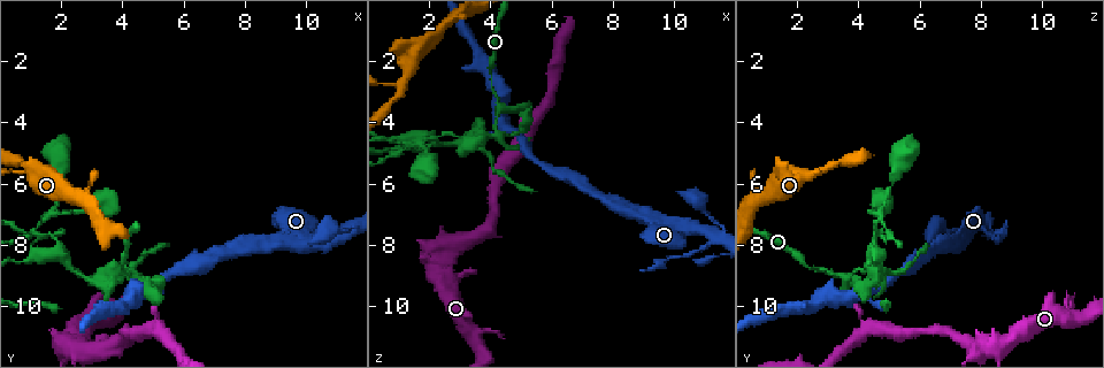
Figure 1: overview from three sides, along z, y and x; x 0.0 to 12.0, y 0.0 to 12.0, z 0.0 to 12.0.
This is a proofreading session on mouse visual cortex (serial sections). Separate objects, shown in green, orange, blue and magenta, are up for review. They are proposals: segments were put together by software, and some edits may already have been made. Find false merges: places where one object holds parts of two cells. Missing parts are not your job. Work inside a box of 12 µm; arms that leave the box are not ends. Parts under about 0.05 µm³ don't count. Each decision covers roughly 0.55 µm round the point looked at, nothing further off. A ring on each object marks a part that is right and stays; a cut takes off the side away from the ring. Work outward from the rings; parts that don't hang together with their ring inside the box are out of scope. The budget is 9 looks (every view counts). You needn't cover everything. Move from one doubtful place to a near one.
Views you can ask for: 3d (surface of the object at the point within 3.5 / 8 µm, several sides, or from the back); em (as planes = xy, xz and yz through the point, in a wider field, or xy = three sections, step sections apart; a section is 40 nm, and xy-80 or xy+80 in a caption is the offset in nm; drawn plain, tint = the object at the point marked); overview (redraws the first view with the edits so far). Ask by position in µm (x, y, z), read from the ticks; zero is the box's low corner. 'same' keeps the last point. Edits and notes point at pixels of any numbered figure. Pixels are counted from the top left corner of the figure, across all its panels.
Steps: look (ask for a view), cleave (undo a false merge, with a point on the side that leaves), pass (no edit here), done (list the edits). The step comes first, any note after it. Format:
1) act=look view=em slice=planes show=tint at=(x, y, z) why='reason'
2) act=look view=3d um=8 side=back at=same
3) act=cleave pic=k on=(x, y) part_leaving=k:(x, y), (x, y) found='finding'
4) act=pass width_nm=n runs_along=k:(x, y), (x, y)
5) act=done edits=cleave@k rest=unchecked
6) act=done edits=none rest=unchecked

act=look view=3d um=3.5 at=(2.1, 11.1, 8.0) why='sharp bend'

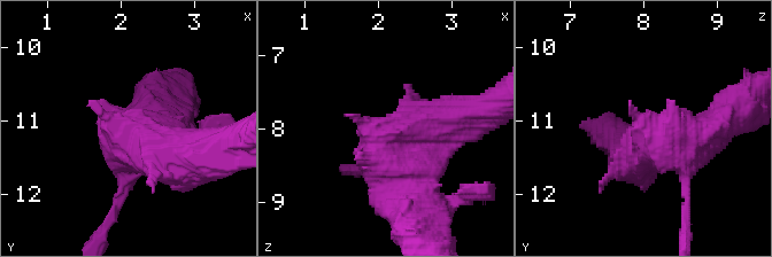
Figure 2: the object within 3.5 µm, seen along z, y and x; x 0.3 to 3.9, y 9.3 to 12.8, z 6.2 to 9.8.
act=look view=em slice=xy step=3 show=tint at=(2.05, 11.15, 8.10)

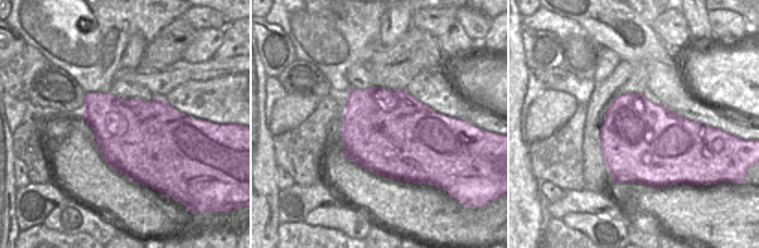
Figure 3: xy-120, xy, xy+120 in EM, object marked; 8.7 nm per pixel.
act=pass found='all the same cell'

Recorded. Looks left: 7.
act=look view=3d um=8 at=(3.6, 8.8, 4.4) why='four arms meet'

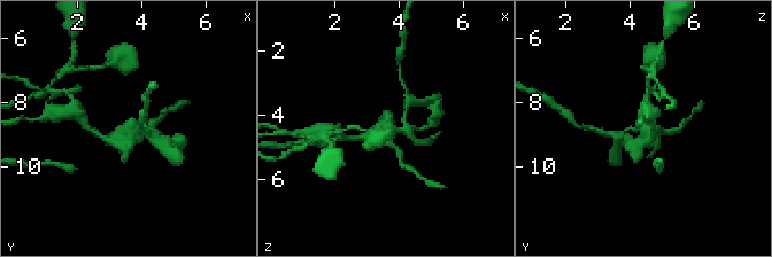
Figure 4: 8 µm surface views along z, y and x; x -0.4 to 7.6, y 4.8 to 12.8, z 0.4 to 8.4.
act=look view=3d um=3.5 at=(3.7, 8.9, 4.5) why='closer look'

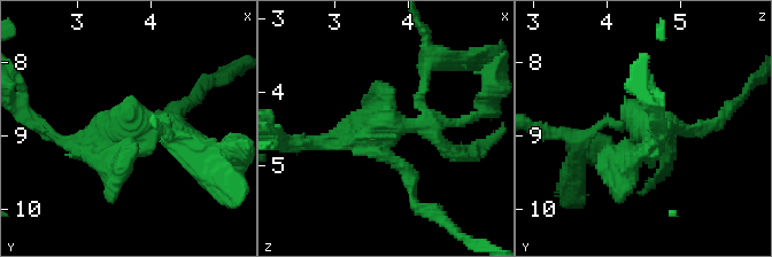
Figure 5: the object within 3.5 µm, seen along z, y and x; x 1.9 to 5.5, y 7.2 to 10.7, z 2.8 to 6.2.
act=look view=em slice=xy step=2 show=tint at=(3.65, 8.95, 4.50) arms=4 arm_widths_nm=150,200,200,300 why='now the EM'

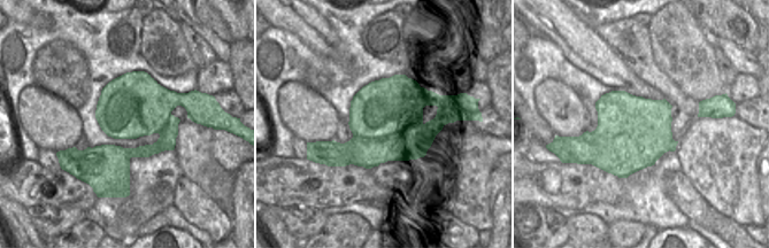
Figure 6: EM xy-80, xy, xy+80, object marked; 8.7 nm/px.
act=cleave pic=5 on=(664, 152) width_nm=650 part_leaving=5:(628, 122), (640, 118), (655, 142) found='two cells meet here'

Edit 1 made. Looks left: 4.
act=look view=overview

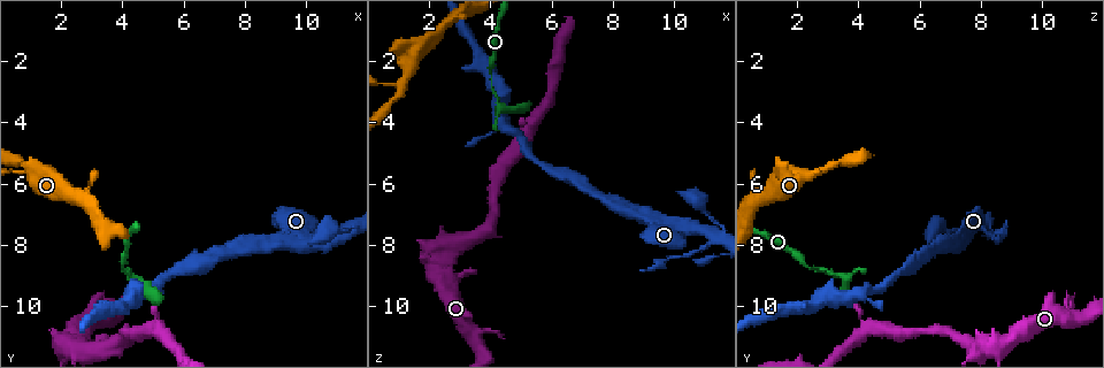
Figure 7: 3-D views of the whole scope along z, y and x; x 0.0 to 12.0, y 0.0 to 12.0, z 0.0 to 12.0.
act=look view=3d um=3.5 at=(11.2, 7.4, 8.0) why='thick turns thin'

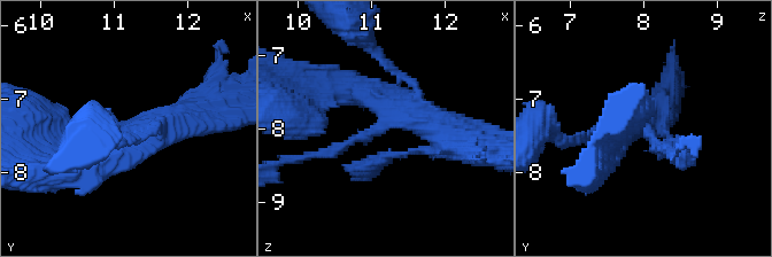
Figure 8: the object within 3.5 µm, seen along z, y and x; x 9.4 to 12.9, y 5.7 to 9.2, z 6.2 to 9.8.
act=look view=em slice=planes show=tint at=(11.10, 7.40, 8.00) arms=4 arm_widths_nm=150,200,350,350

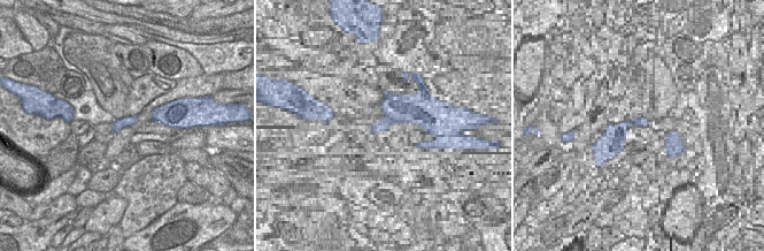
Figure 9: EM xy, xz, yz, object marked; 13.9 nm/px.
act=look view=em slice=xy step=3 show=tint at=same why='cut it another way'

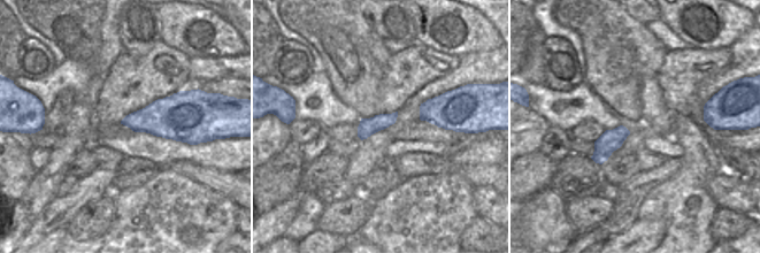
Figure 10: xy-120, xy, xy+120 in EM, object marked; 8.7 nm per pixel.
act=cleave pic=8 on=(327, 154) part_leaving=8:(362, 138), (337, 150), (287, 158) found='two cells meet here'

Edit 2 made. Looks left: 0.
act=done edits=cleave@5,cleave@8 rest=unchecked

